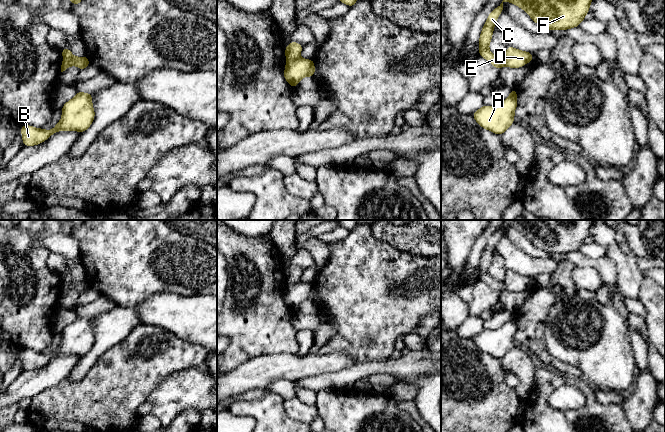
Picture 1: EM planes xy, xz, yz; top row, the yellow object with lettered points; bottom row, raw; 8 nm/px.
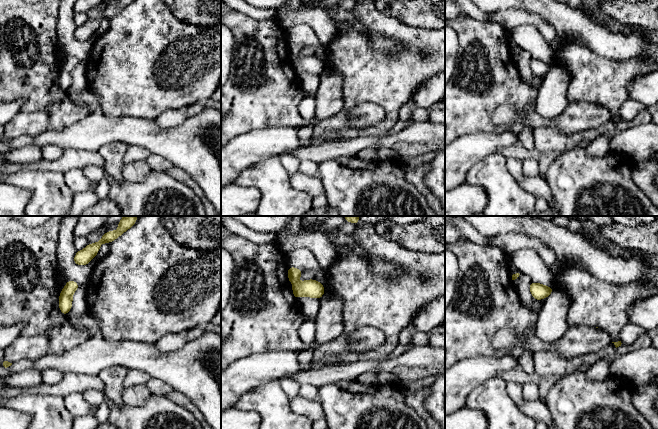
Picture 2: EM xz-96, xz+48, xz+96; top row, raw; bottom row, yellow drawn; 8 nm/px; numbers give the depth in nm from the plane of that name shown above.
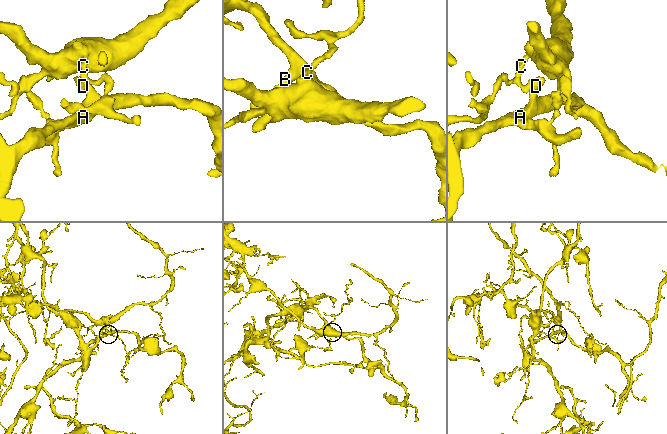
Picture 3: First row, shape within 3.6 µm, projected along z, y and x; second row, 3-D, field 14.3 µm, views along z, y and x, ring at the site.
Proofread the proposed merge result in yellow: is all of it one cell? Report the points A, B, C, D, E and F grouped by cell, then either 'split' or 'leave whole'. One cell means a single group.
groups A B D / C E F; split

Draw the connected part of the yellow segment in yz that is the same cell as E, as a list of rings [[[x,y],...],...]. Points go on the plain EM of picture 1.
[[[502,220],[502,227],[489,239],[479,261],[479,278],[500,294],[504,282],[498,282],[489,274],[494,250],[505,225],[523,233],[538,249],[548,254],[567,254],[578,251],[589,236],[594,220]]]

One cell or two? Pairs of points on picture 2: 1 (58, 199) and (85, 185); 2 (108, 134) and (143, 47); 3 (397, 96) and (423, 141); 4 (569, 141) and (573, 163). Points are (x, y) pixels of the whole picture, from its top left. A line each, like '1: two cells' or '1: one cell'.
1: two cells
2: two cells
3: two cells
4: two cells

